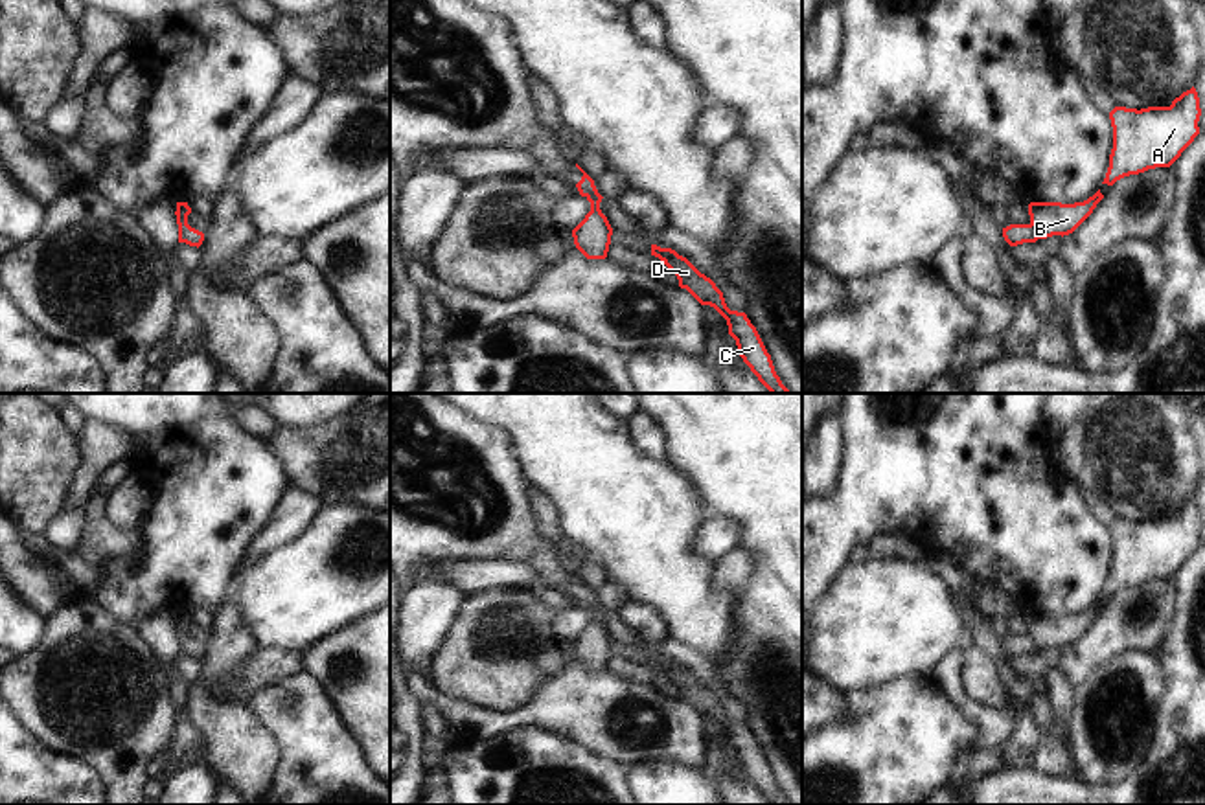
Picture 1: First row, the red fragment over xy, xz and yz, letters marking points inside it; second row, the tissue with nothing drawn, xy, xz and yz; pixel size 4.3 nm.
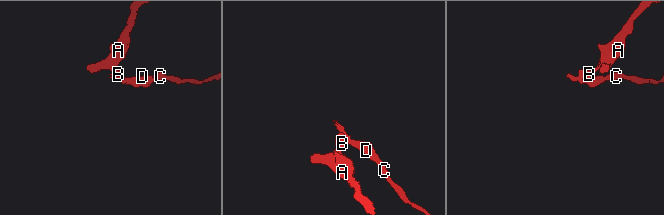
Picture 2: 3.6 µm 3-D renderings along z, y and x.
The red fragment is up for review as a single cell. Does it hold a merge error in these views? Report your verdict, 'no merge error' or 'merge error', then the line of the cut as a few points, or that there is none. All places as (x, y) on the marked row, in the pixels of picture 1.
merge error; cut yz (1029, 225), (1040, 238)

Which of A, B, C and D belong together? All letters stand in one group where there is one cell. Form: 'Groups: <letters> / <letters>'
Groups: A B / C D

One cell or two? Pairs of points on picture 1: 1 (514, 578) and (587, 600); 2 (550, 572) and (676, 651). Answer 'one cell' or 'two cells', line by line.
1: two cells
2: two cells

